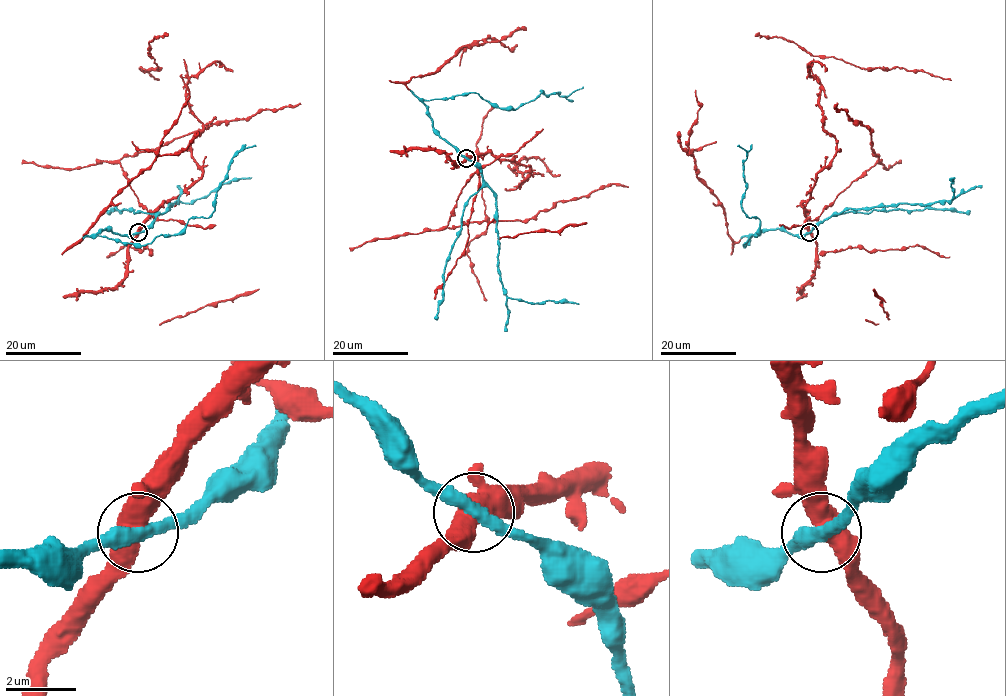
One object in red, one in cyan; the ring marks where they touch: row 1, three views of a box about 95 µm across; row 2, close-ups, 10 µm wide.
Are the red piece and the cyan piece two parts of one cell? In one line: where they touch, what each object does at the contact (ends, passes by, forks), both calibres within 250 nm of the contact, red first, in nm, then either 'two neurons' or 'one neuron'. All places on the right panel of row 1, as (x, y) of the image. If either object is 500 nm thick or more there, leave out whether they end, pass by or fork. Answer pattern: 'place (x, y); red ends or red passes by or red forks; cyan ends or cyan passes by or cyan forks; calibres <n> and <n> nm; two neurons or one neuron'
place (809, 232); calibres 600 and 380 nm; one neuron

